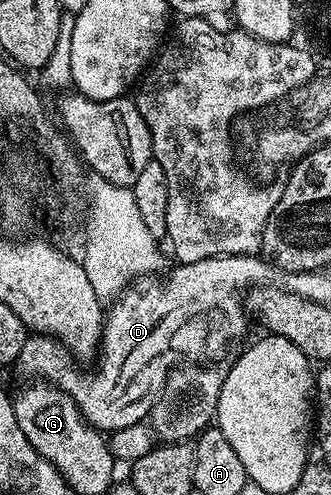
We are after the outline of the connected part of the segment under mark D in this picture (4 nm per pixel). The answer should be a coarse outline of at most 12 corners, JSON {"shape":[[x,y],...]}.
{"shape":[[217,255],[133,280],[85,375],[50,335],[17,370],[103,433],[149,416],[179,365],[246,331],[267,260]]}

